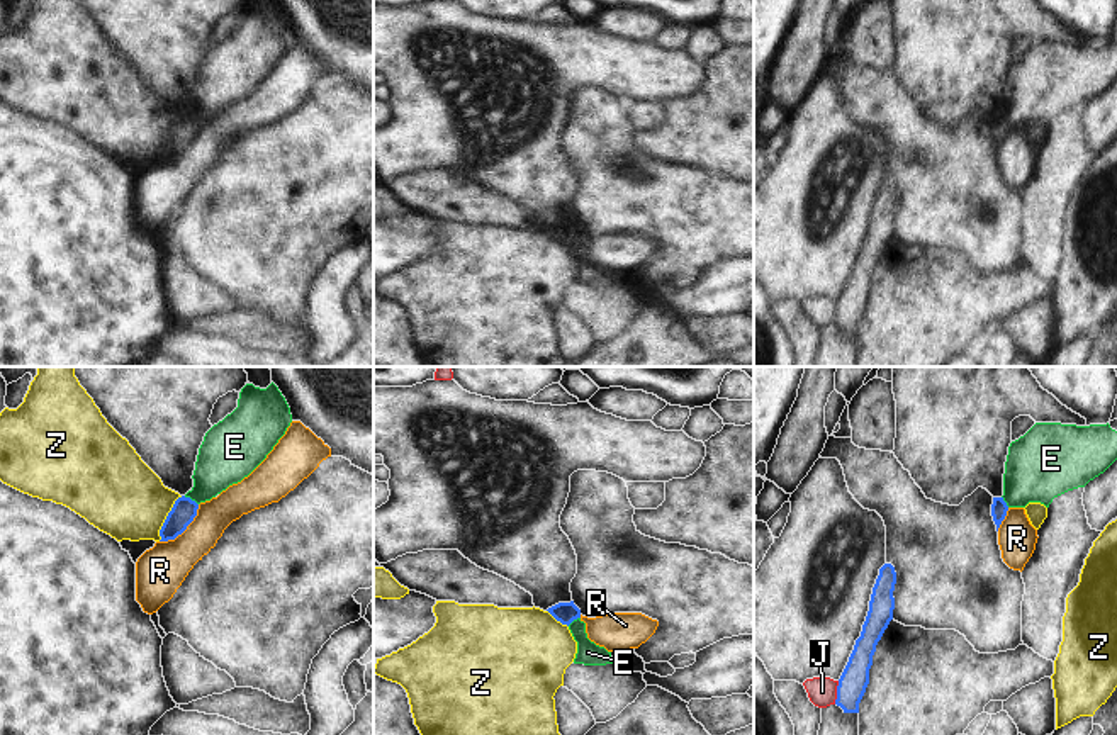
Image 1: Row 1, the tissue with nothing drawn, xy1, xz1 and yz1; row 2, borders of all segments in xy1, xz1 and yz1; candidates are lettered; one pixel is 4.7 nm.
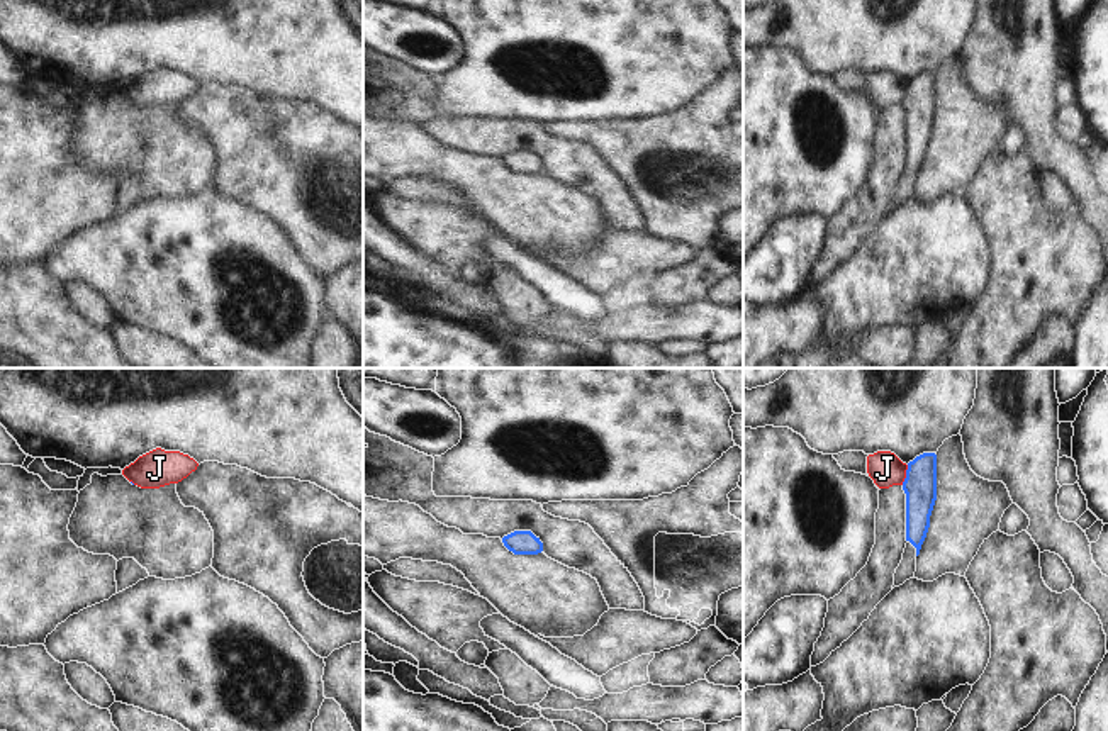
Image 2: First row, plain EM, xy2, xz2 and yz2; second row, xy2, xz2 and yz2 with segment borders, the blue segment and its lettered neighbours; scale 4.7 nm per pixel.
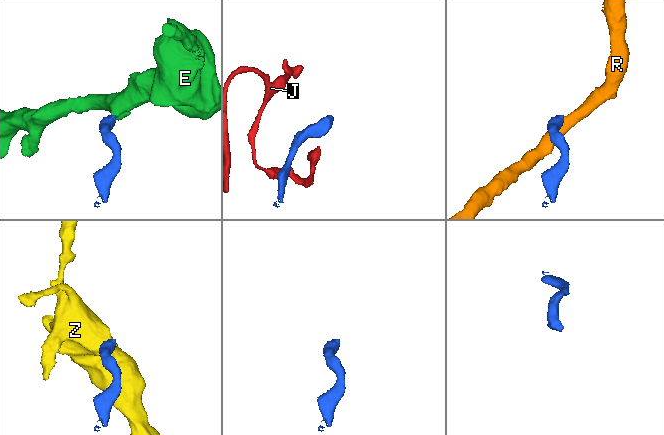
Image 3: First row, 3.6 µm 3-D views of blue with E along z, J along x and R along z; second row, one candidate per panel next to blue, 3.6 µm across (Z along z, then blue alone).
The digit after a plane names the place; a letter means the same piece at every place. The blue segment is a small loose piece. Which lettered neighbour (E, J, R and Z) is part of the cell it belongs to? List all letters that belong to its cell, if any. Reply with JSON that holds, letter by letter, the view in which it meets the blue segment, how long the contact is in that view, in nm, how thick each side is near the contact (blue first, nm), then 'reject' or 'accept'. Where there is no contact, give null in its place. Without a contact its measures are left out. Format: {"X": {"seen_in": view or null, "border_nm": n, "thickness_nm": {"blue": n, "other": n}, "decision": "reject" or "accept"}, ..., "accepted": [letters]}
{"E": {"seen_in": "xy1", "border_nm": 80, "thickness_nm": {"blue": 120, "other": 260}, "decision": "reject"}, "J": {"seen_in": "yz1", "border_nm": 110, "thickness_nm": {"blue": 140, "other": 140}, "decision": "reject"}, "R": {"seen_in": "xy1", "border_nm": 260, "thickness_nm": {"blue": 120, "other": 240}, "decision": "reject"}, "Z": {"seen_in": "xy1", "border_nm": 240, "thickness_nm": {"blue": 120, "other": 380}, "decision": "reject"}, "accepted": []}

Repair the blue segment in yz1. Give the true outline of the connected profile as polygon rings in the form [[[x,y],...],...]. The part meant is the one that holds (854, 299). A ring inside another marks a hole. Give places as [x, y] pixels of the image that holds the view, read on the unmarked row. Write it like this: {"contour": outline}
{"contour": [[[891,183],[879,188],[873,207],[869,231],[862,244],[861,256],[856,260],[849,282],[839,299],[835,324],[844,333],[859,333],[859,323],[869,304],[869,289],[876,265],[893,239],[896,192]]]}

